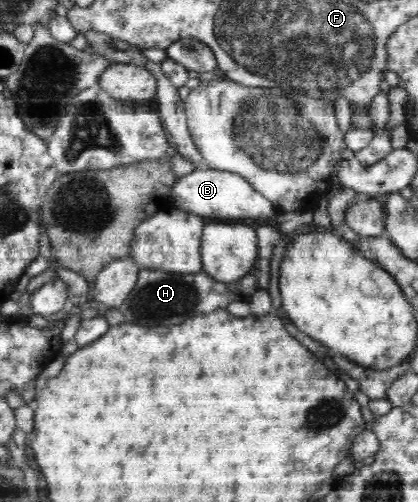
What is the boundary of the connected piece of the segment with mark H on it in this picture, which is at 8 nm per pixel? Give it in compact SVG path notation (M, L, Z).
M258 251L254 268L242 278L239 278L237 281L232 281L231 283L217 281L203 271L199 273L177 273L163 270L141 269L135 287L127 296L127 300L123 301L123 304L119 305L118 308L123 312L127 323L135 323L135 325L143 325L143 327L157 327L157 325L169 327L169 325L179 325L179 323L183 323L183 321L187 321L187 319L191 319L191 317L195 317L195 315L211 313L211 311L217 311L217 309L226 309L229 304L236 301L249 303L253 293L261 289L259 287L257 273L255 272L257 271L257 265L259 265Z

